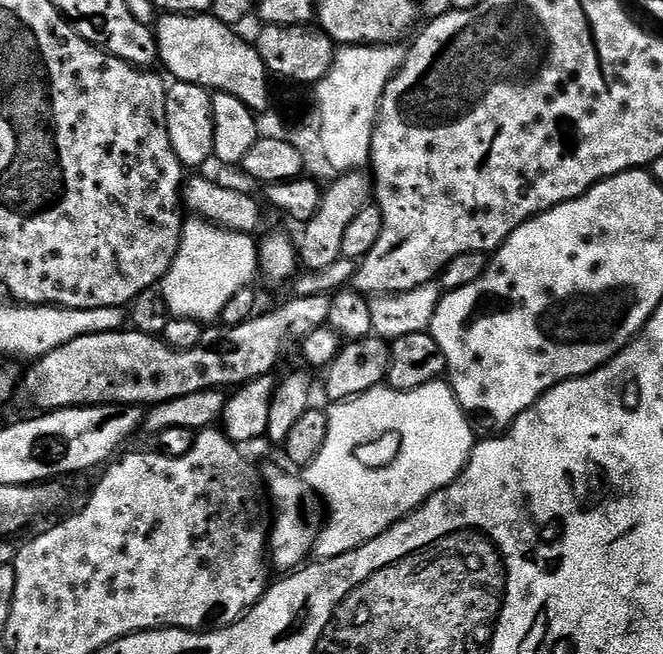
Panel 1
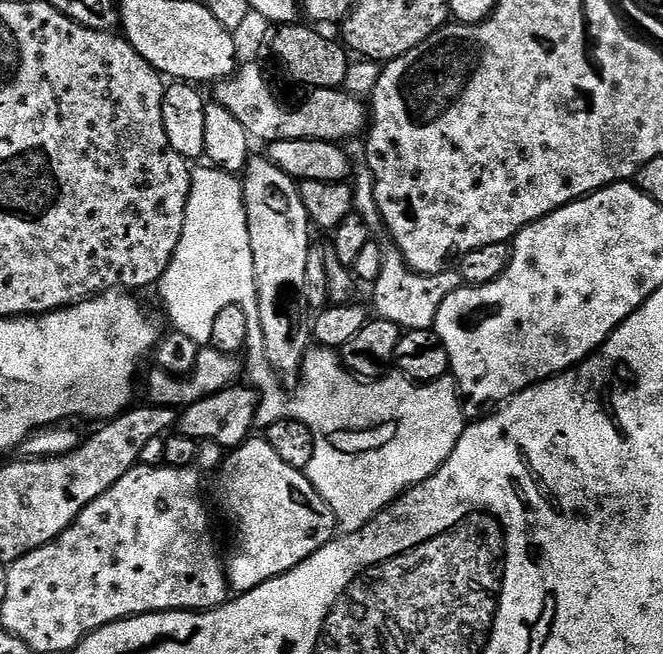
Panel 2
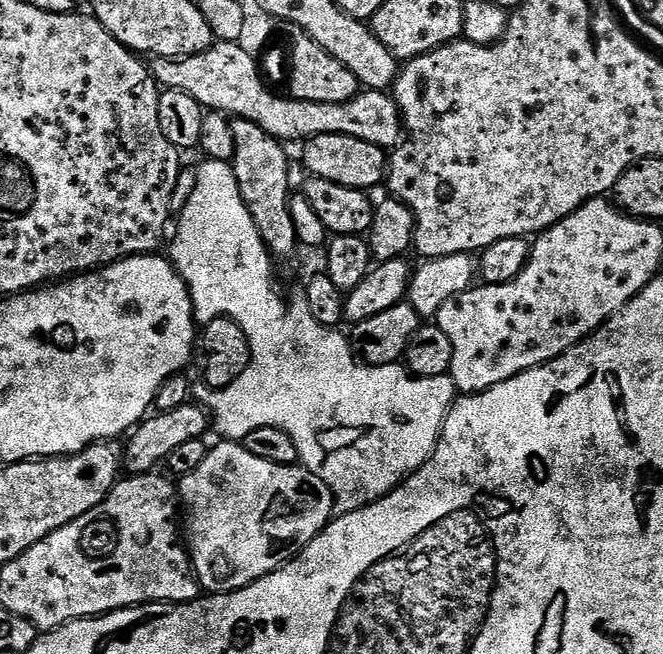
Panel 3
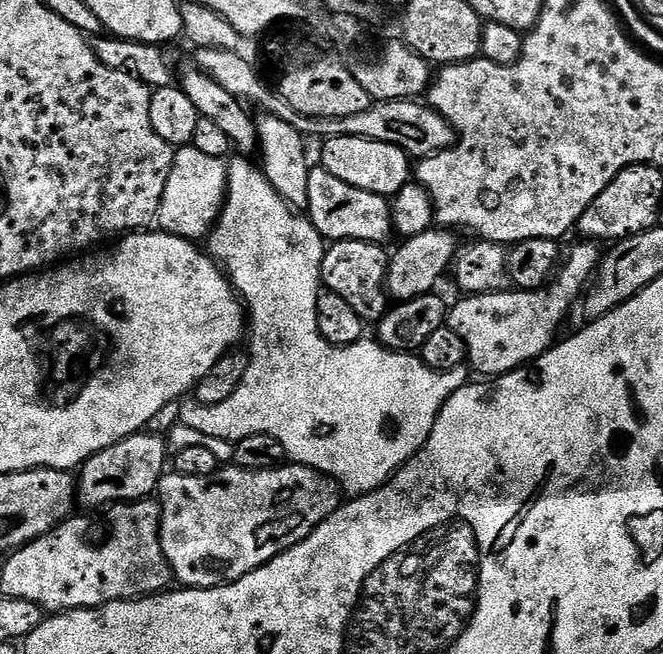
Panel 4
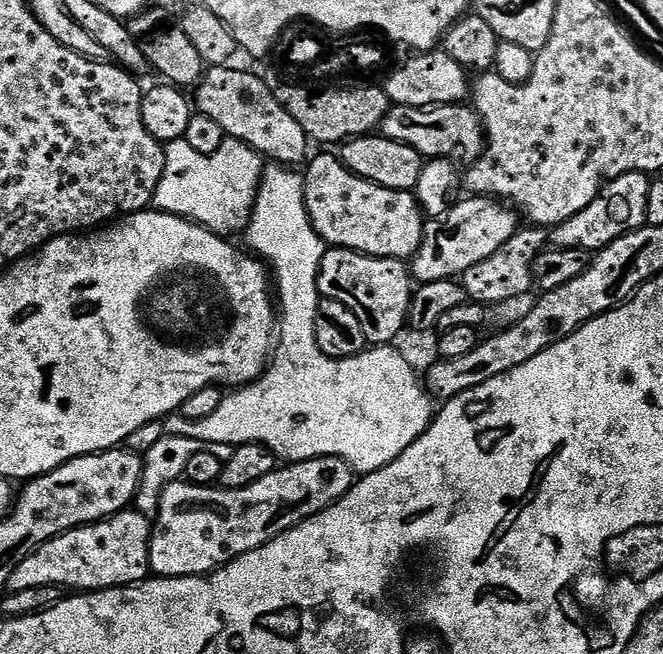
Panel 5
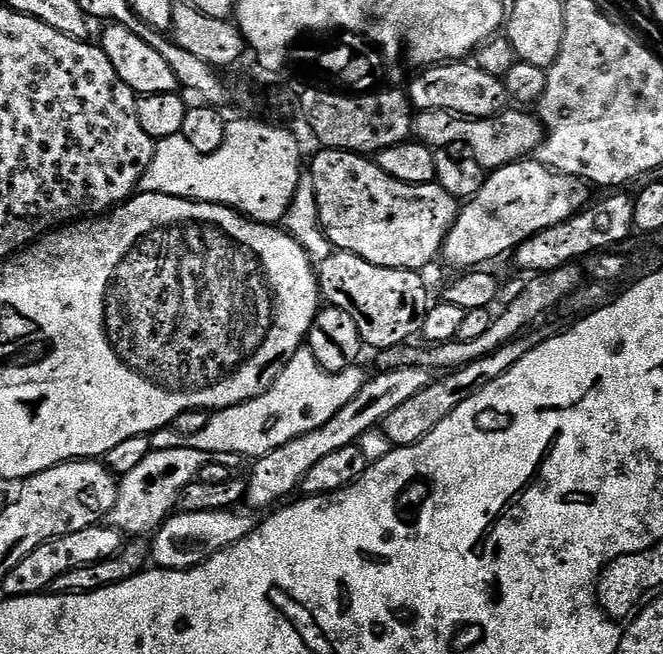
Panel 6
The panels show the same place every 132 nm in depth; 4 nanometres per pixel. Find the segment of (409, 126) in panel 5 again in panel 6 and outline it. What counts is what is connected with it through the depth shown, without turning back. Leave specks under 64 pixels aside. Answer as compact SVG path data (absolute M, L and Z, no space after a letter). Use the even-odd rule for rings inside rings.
M512 106L499 112L496 116L474 120L470 116L458 116L455 112L447 112L446 110L417 111L412 122L412 130L419 143L427 144L433 150L448 150L453 146L463 146L471 152L472 157L478 162L478 166L482 166L485 170L491 170L507 164L515 164L518 160L531 157L540 147L540 143L544 140L544 123L540 121L539 115L532 113L531 116L528 112L531 111Z

